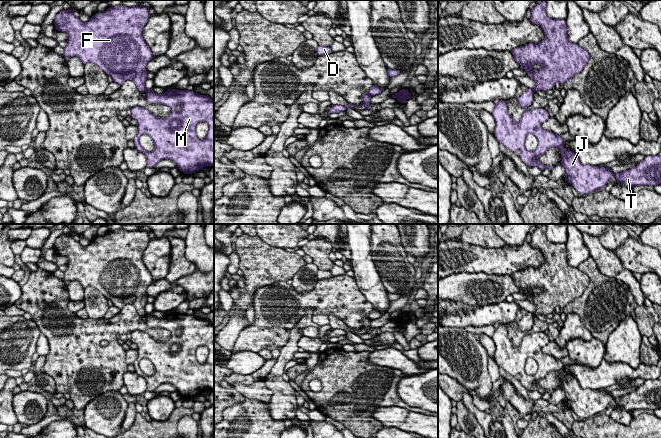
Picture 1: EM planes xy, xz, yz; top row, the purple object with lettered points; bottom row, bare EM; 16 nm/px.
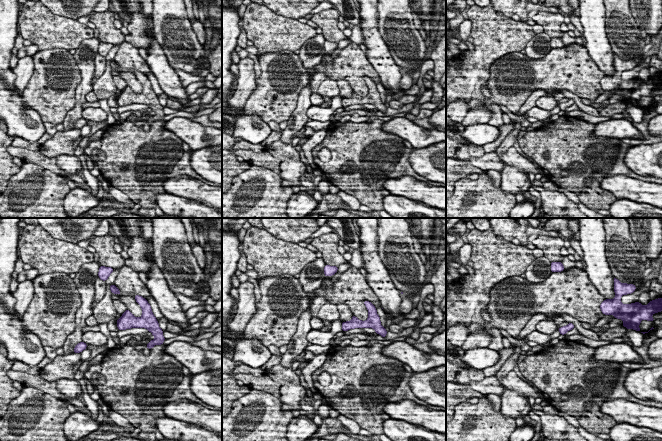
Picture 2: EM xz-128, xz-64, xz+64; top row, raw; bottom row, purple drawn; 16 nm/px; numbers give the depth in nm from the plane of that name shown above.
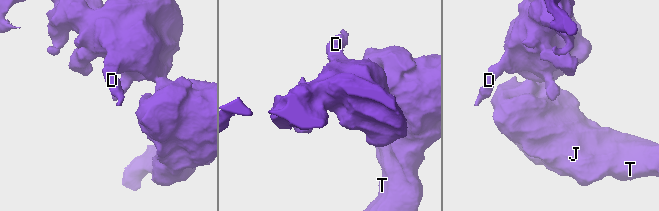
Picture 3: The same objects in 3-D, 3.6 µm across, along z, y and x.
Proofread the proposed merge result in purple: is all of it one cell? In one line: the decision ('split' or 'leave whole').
split

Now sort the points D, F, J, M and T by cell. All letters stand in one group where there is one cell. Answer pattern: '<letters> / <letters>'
D F / J M T

